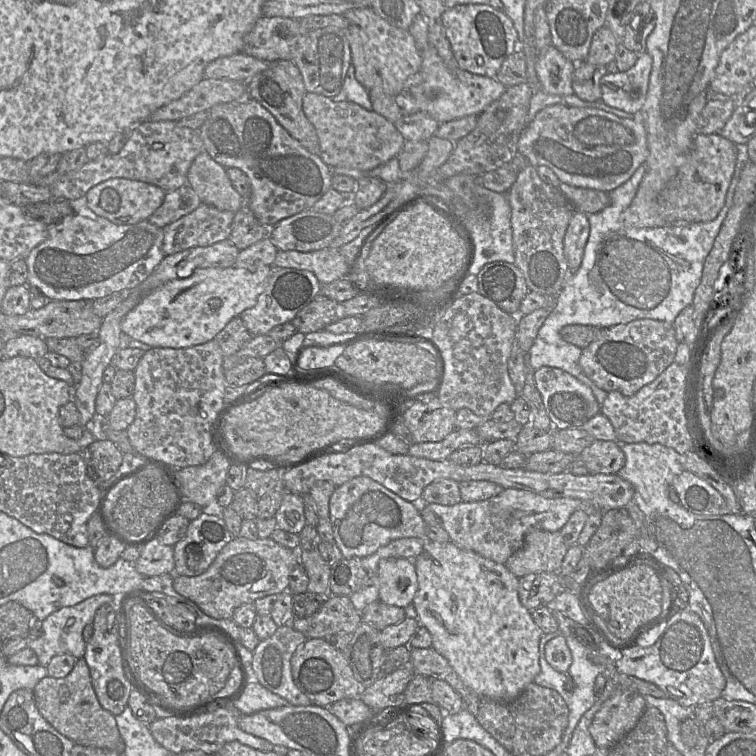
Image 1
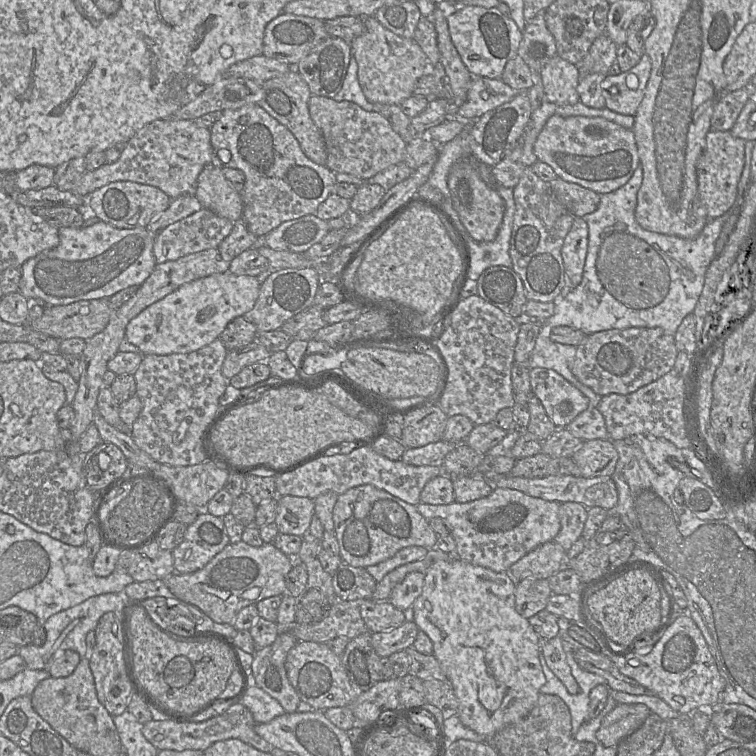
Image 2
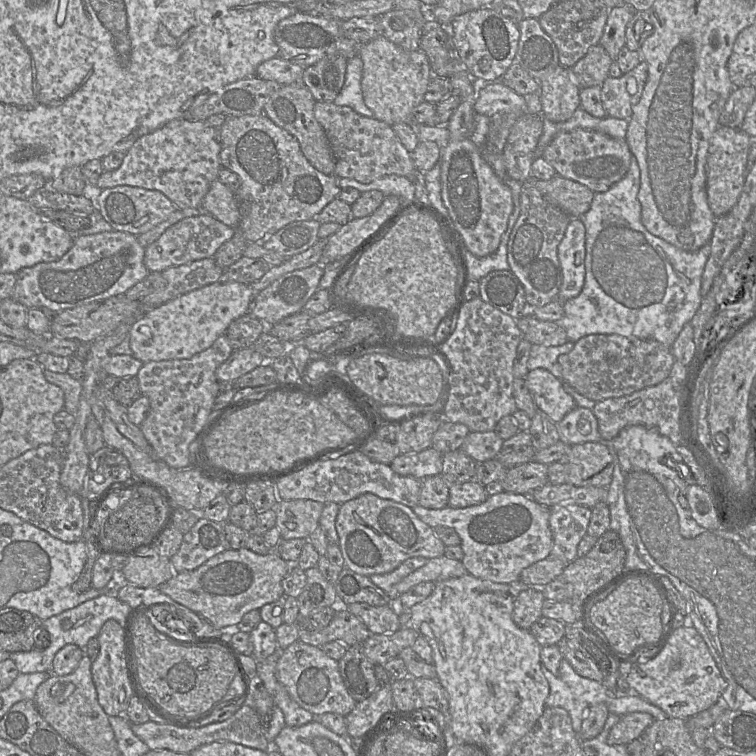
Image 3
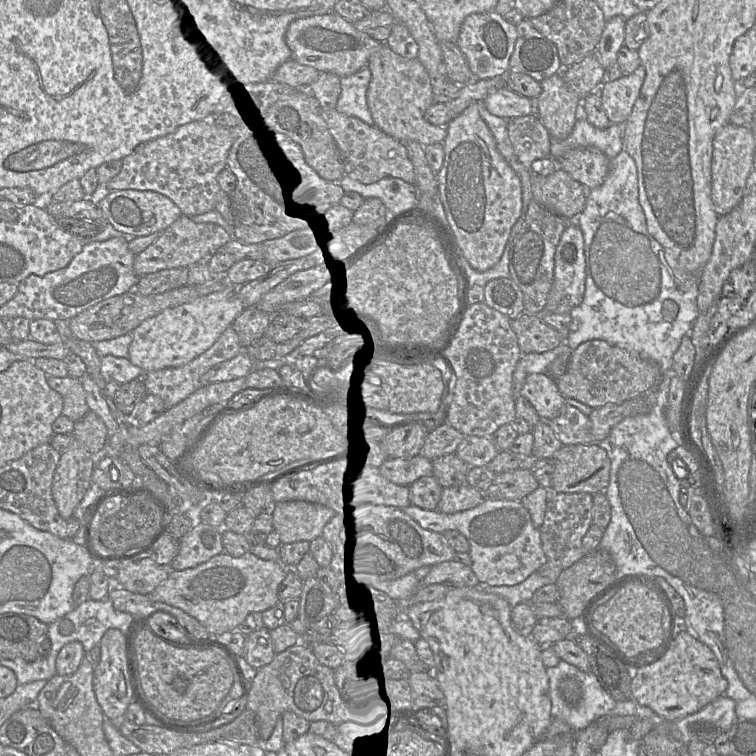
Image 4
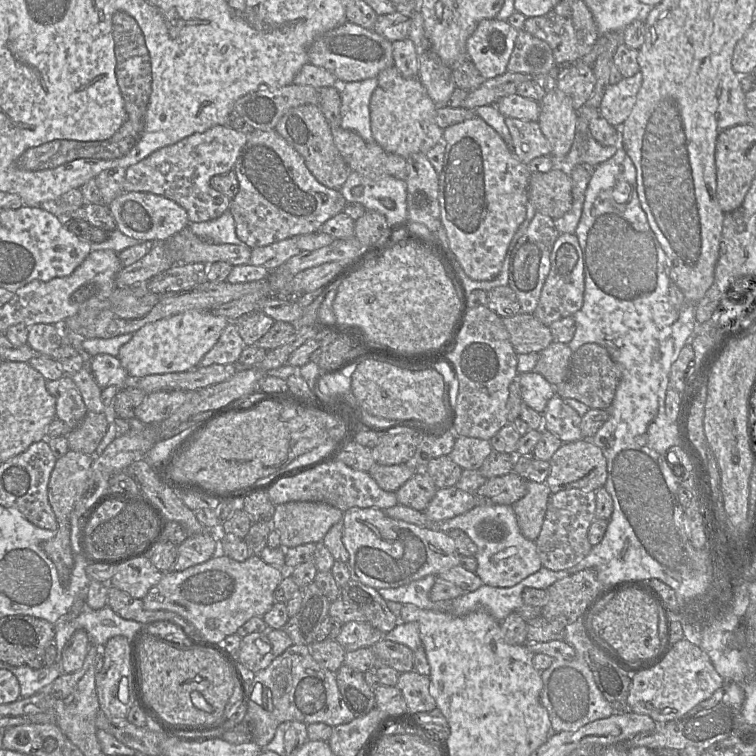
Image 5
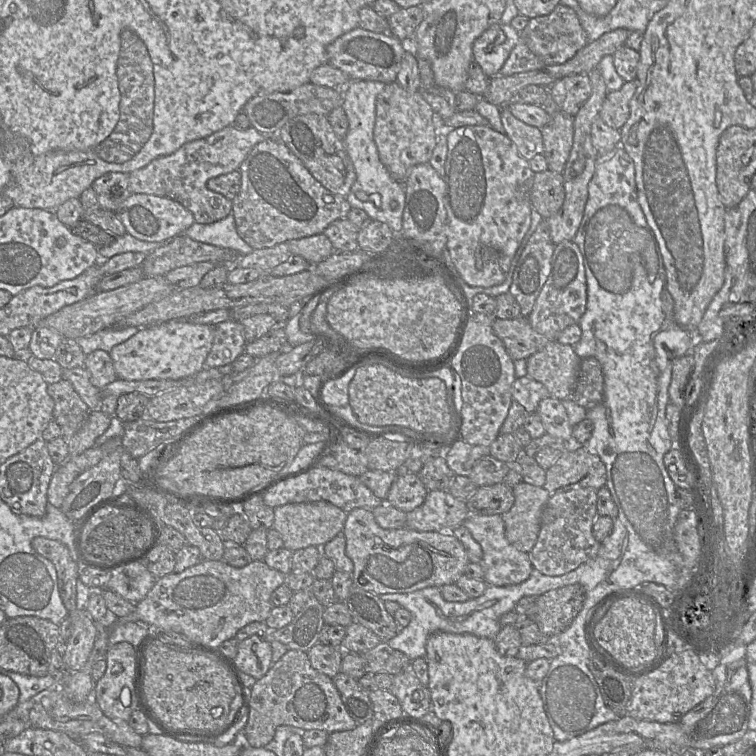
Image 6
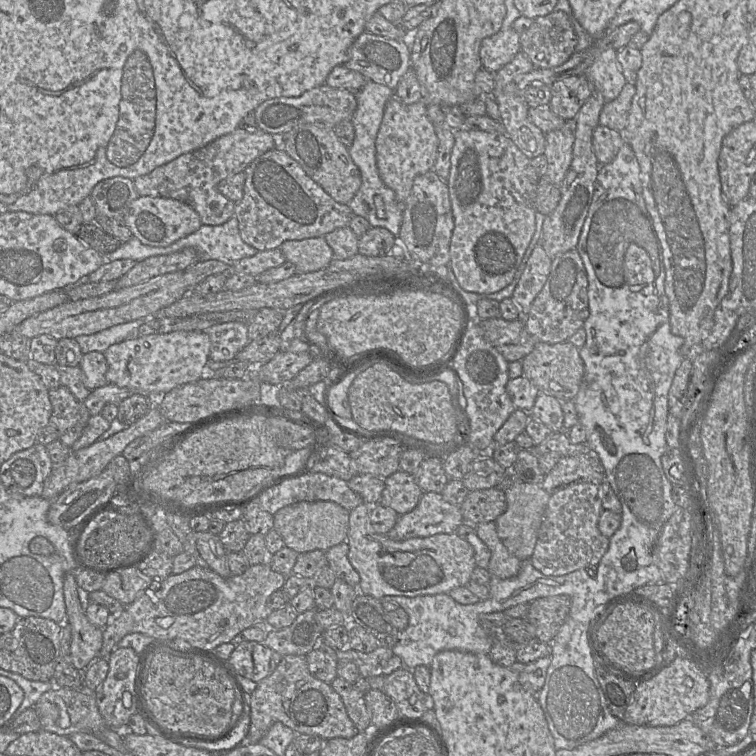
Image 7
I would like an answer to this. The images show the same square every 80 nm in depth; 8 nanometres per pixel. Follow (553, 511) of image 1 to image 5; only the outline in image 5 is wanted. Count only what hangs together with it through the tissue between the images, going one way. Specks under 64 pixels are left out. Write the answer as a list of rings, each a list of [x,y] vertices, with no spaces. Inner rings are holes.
[[[401,504],[383,511],[390,518],[415,524],[422,528],[444,532],[453,529],[464,531],[477,546],[475,573],[485,585],[512,587],[542,567],[536,542],[527,539],[522,534],[512,505],[477,505],[464,514],[439,522],[430,522],[423,511]]]

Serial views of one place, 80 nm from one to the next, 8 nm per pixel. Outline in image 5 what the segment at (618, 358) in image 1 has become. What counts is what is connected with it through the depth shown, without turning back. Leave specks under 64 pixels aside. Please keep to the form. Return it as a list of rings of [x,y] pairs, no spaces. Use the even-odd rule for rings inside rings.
[[[586,343],[573,352],[568,377],[558,385],[556,394],[561,398],[572,398],[591,409],[608,409],[615,397],[621,379],[621,370],[606,348],[596,343]]]

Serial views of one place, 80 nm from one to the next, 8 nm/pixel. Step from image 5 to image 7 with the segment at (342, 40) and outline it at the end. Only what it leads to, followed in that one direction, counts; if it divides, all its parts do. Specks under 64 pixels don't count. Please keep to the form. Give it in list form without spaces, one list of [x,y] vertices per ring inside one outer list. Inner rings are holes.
[[[365,31],[351,45],[344,65],[361,73],[368,81],[396,90],[403,75],[411,68],[411,50],[403,40]]]

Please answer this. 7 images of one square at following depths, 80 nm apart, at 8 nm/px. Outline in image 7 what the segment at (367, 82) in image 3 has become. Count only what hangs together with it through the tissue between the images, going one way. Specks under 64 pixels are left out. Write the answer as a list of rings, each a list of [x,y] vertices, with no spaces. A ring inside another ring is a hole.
[[[395,94],[385,106],[376,137],[376,163],[383,183],[392,189],[397,200],[405,204],[418,175],[433,170],[437,158],[439,138],[427,115],[425,102],[405,104]]]

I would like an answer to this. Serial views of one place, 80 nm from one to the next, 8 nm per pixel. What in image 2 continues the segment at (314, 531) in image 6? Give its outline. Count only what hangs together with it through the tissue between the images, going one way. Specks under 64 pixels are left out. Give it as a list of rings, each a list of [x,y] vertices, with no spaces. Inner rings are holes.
[[[278,496],[275,524],[279,533],[303,537],[314,513],[314,500],[297,496]]]

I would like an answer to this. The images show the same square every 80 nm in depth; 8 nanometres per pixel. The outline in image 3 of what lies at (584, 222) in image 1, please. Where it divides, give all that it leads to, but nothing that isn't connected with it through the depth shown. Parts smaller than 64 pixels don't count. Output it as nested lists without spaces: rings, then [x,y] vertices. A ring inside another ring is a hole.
[[[579,217],[571,218],[558,246],[562,283],[557,300],[562,304],[578,296],[585,282],[586,232]]]

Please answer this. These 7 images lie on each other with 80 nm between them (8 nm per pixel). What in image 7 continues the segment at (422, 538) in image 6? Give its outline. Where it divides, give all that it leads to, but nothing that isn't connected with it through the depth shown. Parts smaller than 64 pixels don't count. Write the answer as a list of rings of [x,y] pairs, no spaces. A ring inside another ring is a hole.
[[[364,503],[350,511],[347,543],[348,559],[360,576],[359,593],[377,599],[448,593],[454,588],[466,586],[476,567],[473,547],[456,533],[403,541],[375,533],[370,524],[370,506]]]

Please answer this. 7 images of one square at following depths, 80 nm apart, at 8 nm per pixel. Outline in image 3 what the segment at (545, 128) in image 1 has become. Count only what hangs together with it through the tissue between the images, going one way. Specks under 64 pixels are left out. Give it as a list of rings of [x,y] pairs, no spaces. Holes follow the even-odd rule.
[[[577,128],[569,132],[559,132],[545,148],[542,157],[555,169],[556,174],[579,182],[597,193],[607,191],[626,175],[632,153],[625,138],[613,138],[599,131]]]

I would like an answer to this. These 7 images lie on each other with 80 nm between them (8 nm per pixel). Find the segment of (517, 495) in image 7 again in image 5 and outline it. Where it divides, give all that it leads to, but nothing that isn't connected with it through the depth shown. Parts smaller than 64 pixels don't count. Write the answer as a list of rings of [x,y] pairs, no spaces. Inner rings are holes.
[[[528,480],[527,493],[512,505],[519,528],[527,539],[535,541],[538,538],[551,494],[545,482]]]

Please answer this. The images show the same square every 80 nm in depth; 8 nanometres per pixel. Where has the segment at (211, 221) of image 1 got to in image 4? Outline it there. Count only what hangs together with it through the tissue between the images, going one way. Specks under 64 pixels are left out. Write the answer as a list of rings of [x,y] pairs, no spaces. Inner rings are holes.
[[[181,215],[161,232],[158,239],[135,256],[133,269],[138,277],[161,270],[189,267],[212,256],[221,246],[233,239],[222,226],[213,223],[196,223],[190,216]]]

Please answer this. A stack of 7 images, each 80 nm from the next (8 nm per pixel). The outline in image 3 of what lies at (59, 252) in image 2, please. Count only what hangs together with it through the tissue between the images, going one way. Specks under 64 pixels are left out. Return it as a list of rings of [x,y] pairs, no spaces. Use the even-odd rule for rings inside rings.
[[[112,230],[75,237],[72,247],[61,259],[20,270],[12,298],[28,309],[46,308],[55,314],[124,295],[149,274],[144,264],[145,248],[138,242],[136,235],[122,231]]]

